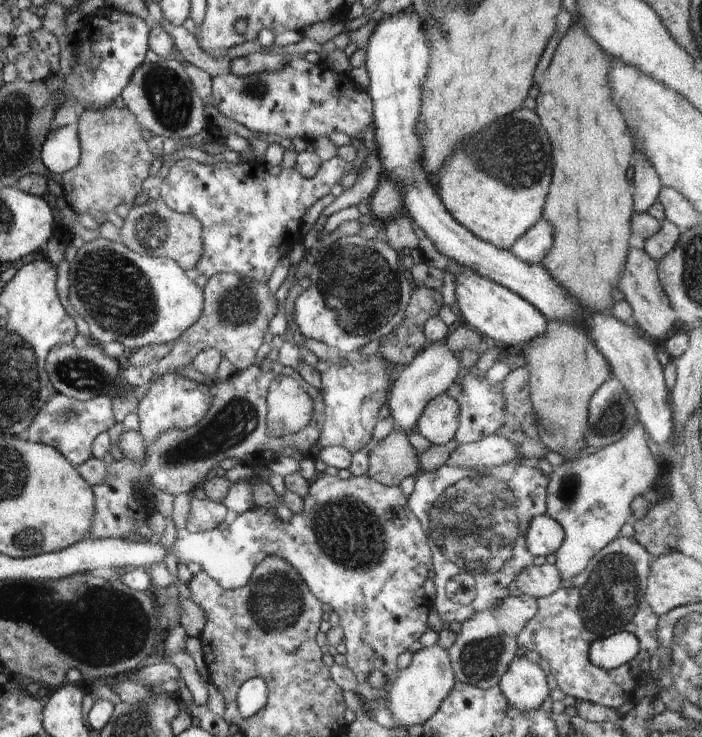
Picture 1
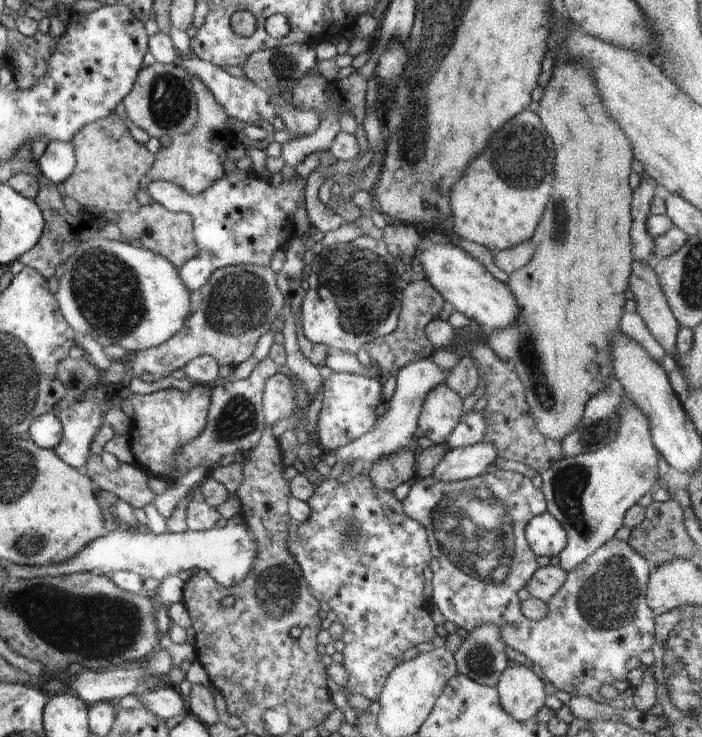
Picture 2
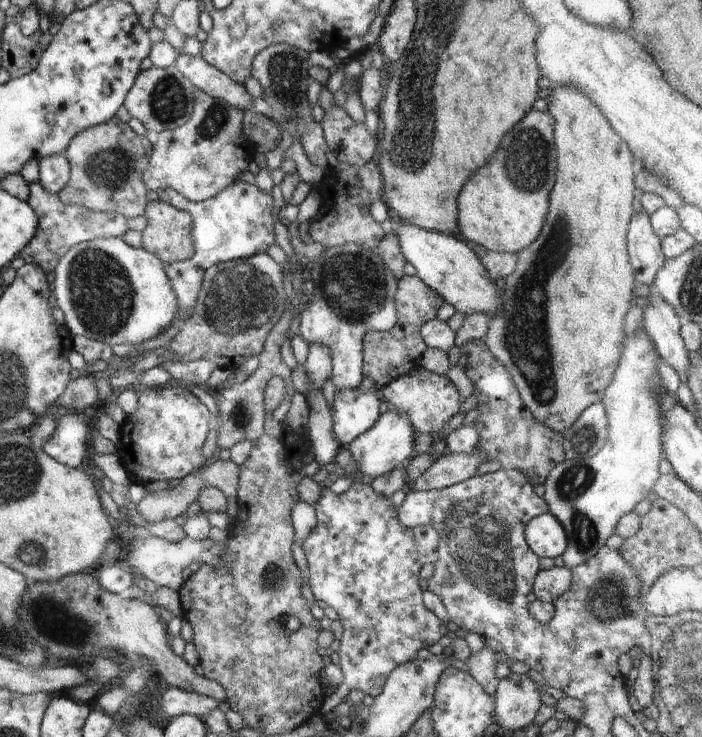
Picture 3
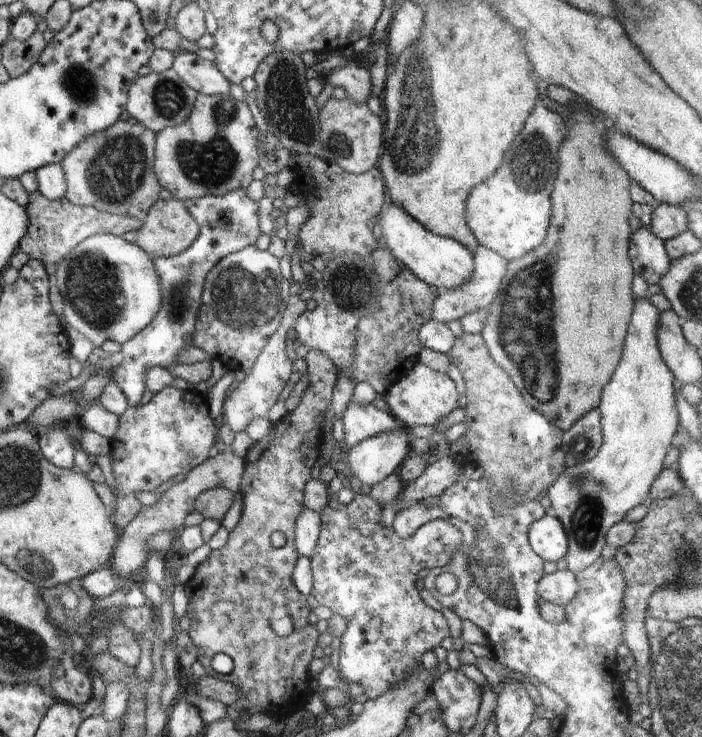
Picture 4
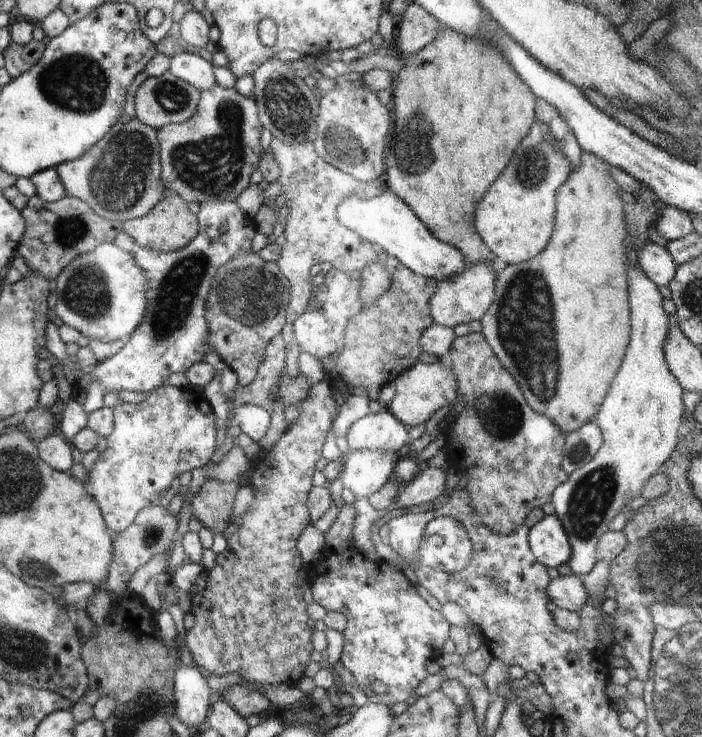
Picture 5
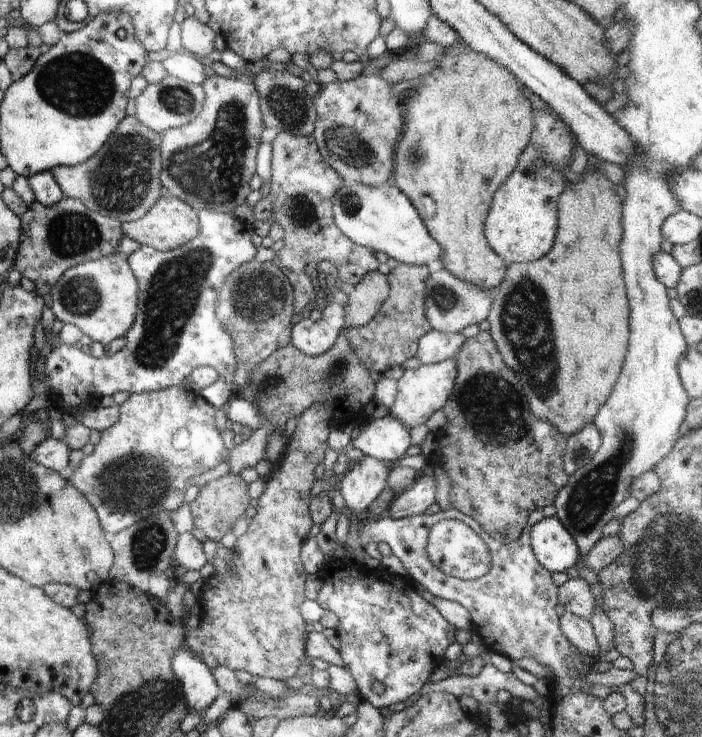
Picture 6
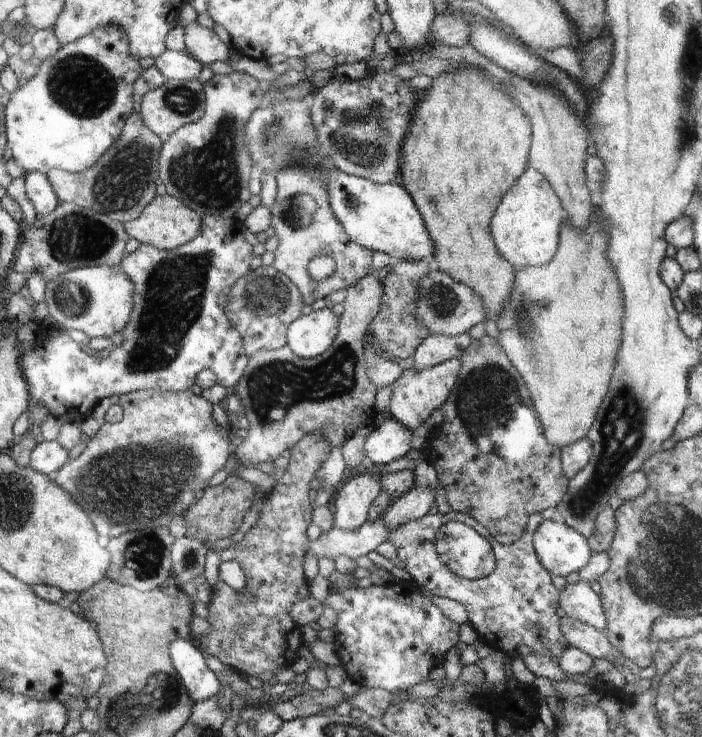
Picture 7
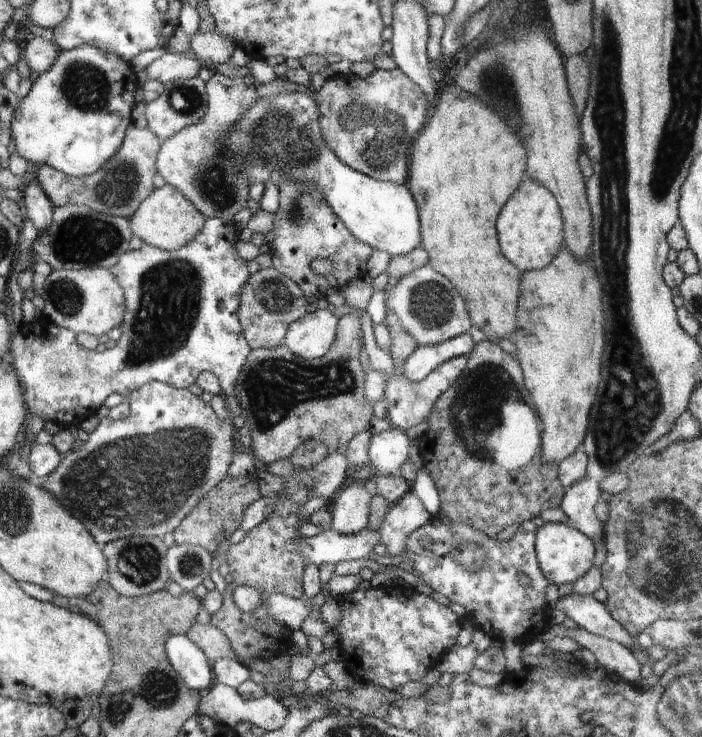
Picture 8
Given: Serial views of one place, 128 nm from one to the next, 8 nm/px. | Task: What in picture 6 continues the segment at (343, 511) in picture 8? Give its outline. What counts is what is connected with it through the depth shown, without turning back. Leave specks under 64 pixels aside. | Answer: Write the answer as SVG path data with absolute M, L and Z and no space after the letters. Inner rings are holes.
M364 455L362 460L352 462L348 472L339 477L336 483L348 514L365 519L367 508L387 486L388 475L386 464L370 455Z

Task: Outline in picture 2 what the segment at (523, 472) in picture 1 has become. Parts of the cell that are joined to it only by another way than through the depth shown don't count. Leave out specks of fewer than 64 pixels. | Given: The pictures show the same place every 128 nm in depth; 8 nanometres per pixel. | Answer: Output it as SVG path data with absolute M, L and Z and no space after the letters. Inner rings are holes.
M498 468L449 483L432 476L422 477L411 485L408 496L403 500L403 509L427 530L431 550L429 566L433 572L431 604L438 607L446 621L450 620L457 628L468 632L484 623L497 624L505 644L523 654L526 663L538 664L542 674L557 690L573 696L590 697L614 707L624 706L623 699L618 697L607 701L598 690L603 684L611 684L621 693L630 686L626 662L632 656L638 657L641 652L651 650L655 641L656 617L646 602L650 574L648 562L628 542L610 539L567 572L566 582L547 602L547 615L535 621L521 613L521 600L518 598L518 591L526 586L538 568L536 555L525 537L525 528L532 517L547 510L544 493L534 486L531 479Z

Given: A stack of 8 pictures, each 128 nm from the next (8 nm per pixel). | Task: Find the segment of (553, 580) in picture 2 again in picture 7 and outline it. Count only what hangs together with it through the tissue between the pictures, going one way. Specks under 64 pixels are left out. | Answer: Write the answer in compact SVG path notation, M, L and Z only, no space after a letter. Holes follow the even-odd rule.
M579 581L574 582L574 584L567 584L566 588L559 592L558 607L566 612L568 618L588 624L594 630L605 631L608 628L608 622L606 622L606 616L602 611L602 602L598 593L594 593L591 586L586 582Z

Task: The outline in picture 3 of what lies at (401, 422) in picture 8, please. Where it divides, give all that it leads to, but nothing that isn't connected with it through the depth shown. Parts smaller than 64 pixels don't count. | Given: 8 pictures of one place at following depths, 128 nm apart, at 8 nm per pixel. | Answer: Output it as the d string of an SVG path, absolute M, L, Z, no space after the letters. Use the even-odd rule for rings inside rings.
M422 368L393 380L380 389L379 393L382 399L390 402L391 408L406 414L416 431L433 435L435 439L441 437L438 432L460 410L460 390L456 388L447 375L431 373Z

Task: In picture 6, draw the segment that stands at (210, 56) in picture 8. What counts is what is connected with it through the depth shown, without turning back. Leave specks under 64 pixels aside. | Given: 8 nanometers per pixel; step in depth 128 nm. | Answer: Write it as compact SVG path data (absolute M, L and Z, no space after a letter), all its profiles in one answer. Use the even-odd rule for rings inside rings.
M188 15L181 22L181 43L184 50L199 59L209 56L215 48L215 32L206 23L200 22L196 15Z

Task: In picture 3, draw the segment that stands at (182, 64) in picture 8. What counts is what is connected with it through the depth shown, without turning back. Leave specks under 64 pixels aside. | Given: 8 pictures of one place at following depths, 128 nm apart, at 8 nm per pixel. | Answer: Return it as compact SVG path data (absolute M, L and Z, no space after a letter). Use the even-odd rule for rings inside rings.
M178 52L175 65L194 87L206 94L225 100L229 105L244 112L252 109L253 96L247 92L244 85L235 83L224 72L220 72L220 69L208 64L200 55L191 57Z

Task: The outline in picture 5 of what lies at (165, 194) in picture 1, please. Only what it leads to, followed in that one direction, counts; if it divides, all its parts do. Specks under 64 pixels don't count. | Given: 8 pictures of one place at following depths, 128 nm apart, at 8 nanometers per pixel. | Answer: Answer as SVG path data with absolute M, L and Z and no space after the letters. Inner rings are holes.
M235 200L223 203L206 201L194 209L199 231L186 246L164 252L140 246L133 250L135 261L149 280L147 305L142 322L126 338L122 350L88 369L79 364L76 355L68 356L66 362L76 374L77 382L73 386L65 380L60 364L52 364L60 386L59 400L68 402L72 399L73 388L86 392L95 380L104 392L131 390L149 393L165 384L172 372L186 372L193 364L201 363L205 354L213 352L207 321L207 296L212 279L235 254L244 251L248 255L259 226L257 219L242 211Z

